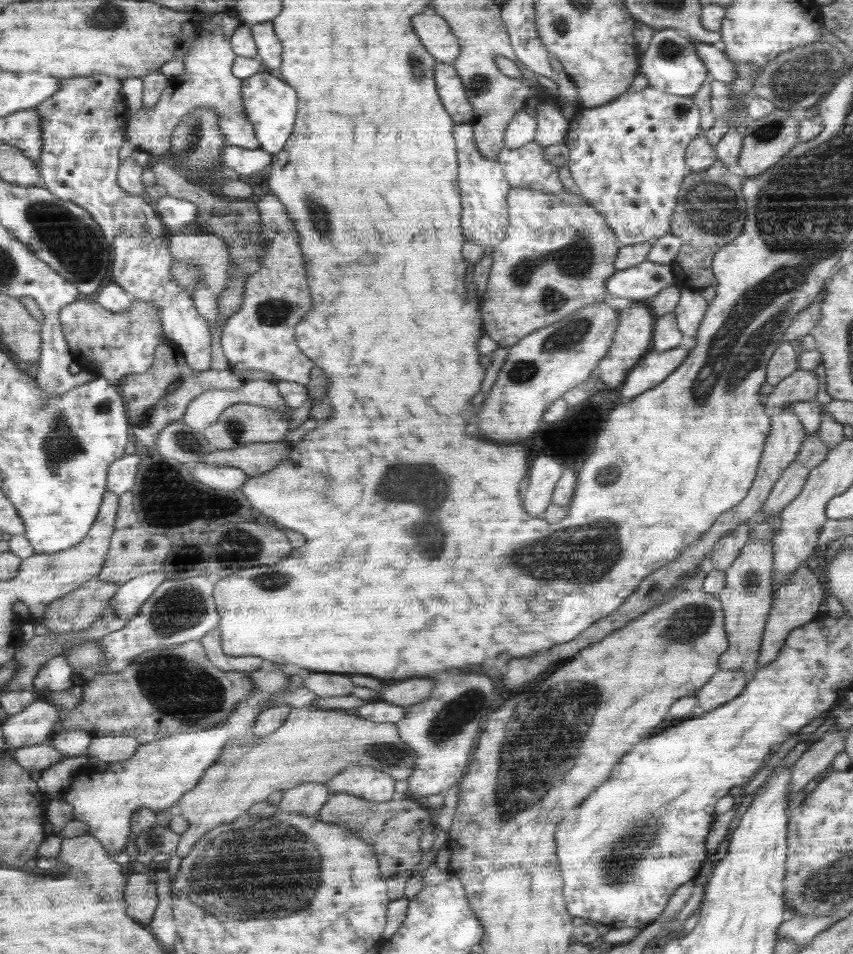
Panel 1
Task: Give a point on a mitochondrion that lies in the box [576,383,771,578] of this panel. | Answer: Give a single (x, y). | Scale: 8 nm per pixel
(611, 467)

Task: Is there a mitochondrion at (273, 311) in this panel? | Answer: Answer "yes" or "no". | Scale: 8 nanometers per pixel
yes

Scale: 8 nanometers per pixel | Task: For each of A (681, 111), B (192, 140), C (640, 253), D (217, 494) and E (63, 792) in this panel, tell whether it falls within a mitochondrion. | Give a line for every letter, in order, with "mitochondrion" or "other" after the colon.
A: mitochondrion
B: mitochondrion
C: other
D: other
E: other

